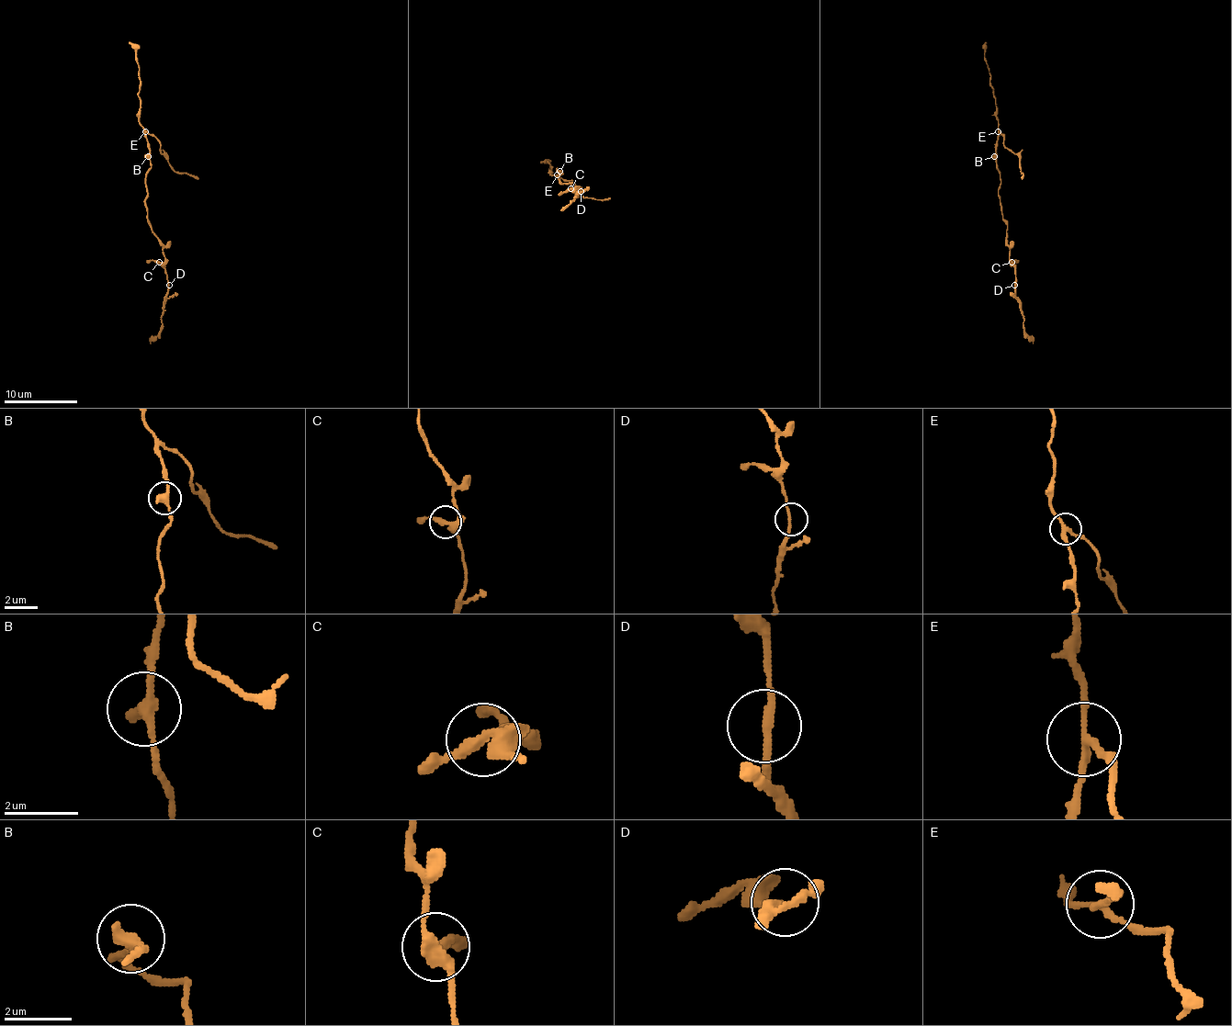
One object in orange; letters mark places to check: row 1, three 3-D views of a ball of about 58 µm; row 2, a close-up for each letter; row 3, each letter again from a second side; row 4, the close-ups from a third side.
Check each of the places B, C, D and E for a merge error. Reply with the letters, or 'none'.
E

